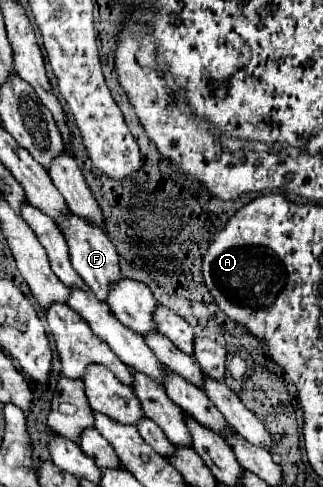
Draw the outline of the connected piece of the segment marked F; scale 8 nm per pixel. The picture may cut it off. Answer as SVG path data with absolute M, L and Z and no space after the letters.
M71 210L63 216L59 216L57 220L59 228L67 228L67 232L63 232L67 246L69 246L69 256L71 256L71 264L75 268L75 272L85 280L85 284L95 292L95 296L99 300L107 300L107 288L111 282L119 280L119 256L117 256L117 248L115 244L109 240L107 232L103 232L103 228L95 228L95 224L91 224L89 220L83 220L83 216L75 216Z

